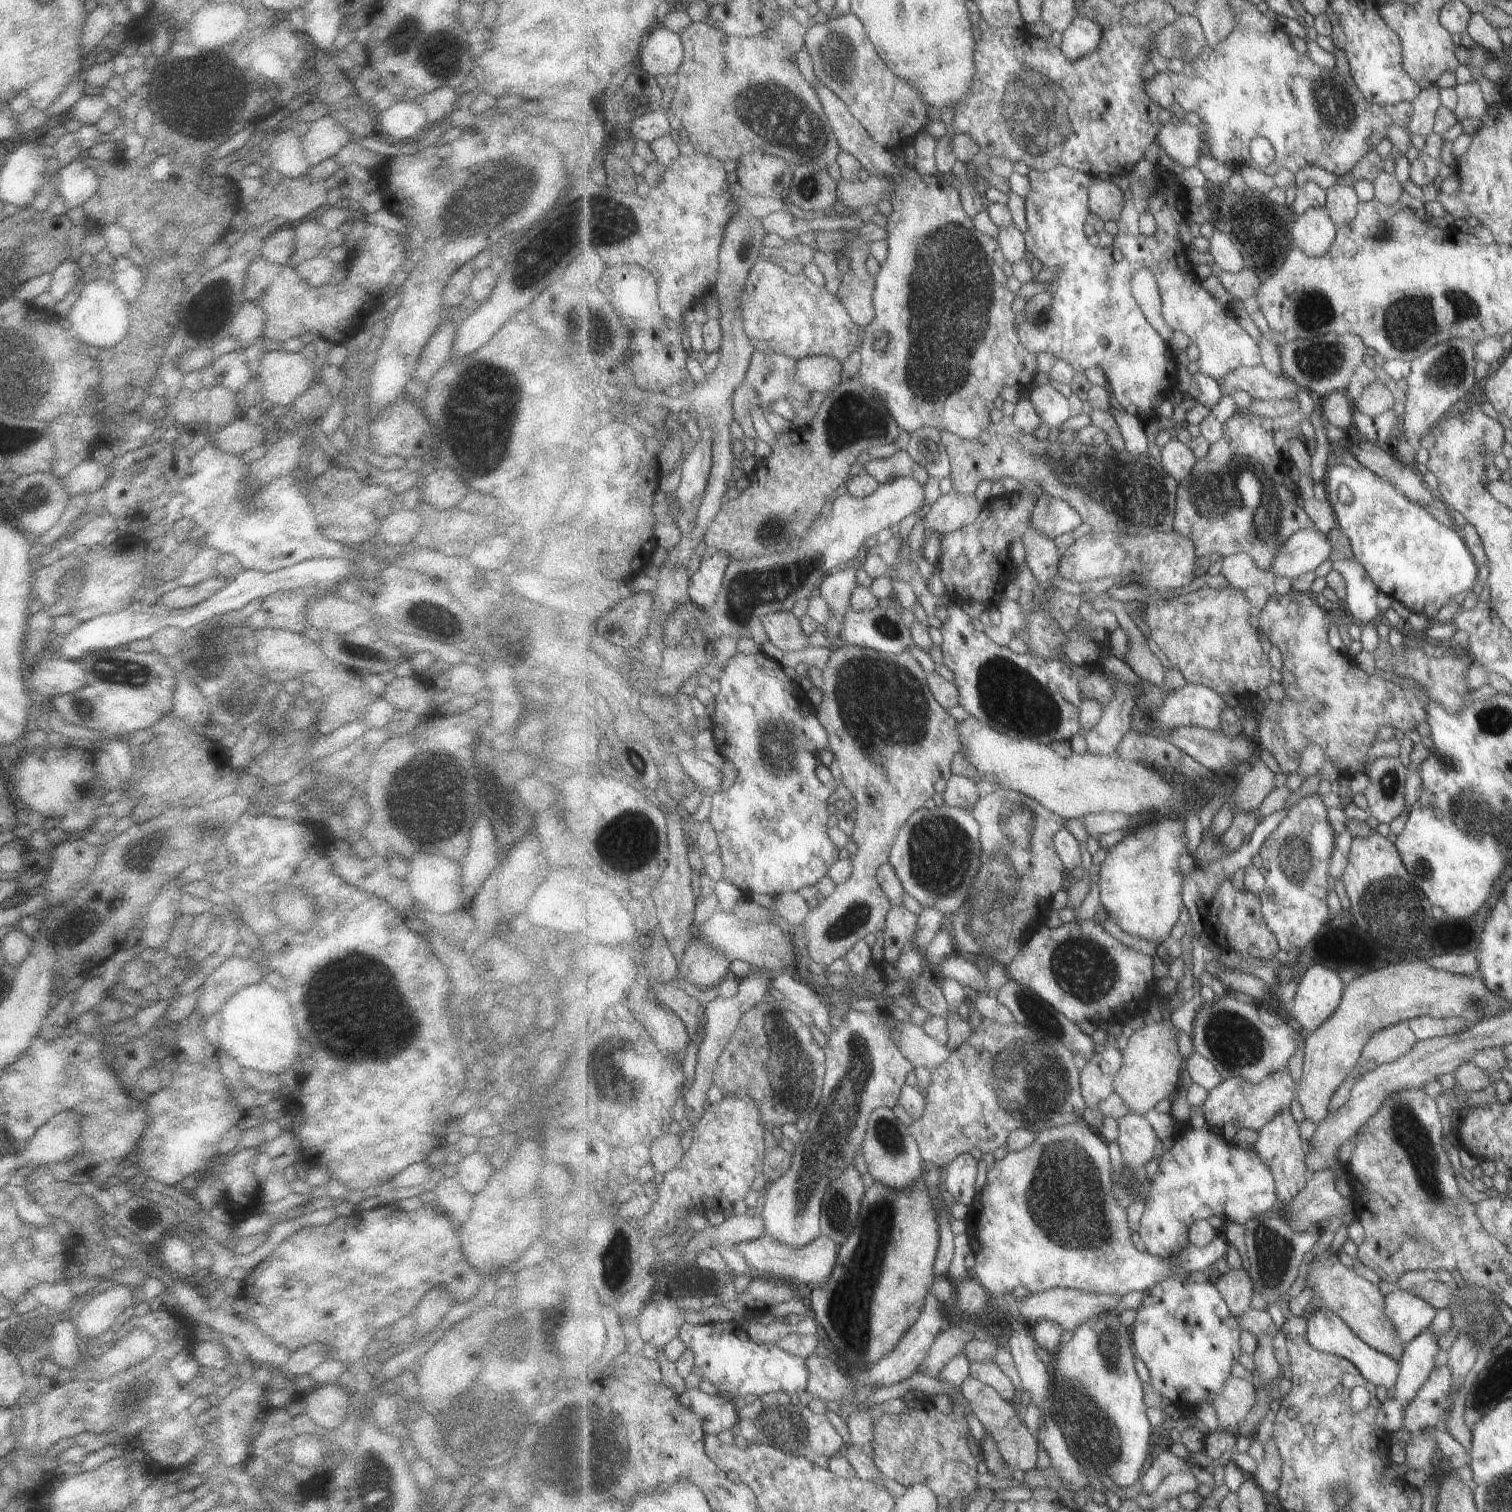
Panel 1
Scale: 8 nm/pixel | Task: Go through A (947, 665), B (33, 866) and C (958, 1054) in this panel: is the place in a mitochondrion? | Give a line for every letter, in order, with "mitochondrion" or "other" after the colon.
A: other
B: other
C: other

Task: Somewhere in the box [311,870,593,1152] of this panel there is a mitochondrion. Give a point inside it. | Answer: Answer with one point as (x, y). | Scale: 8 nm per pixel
(375, 1018)

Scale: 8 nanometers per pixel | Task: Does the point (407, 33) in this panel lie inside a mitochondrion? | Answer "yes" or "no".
yes

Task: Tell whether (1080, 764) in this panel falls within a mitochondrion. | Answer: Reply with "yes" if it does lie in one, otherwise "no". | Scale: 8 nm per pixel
no

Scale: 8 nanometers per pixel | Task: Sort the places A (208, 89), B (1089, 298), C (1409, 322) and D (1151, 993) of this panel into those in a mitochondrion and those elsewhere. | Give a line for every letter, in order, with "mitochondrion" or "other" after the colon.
A: mitochondrion
B: other
C: mitochondrion
D: other

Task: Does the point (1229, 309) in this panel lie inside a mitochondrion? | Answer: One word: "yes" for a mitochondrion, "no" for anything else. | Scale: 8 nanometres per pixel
no

